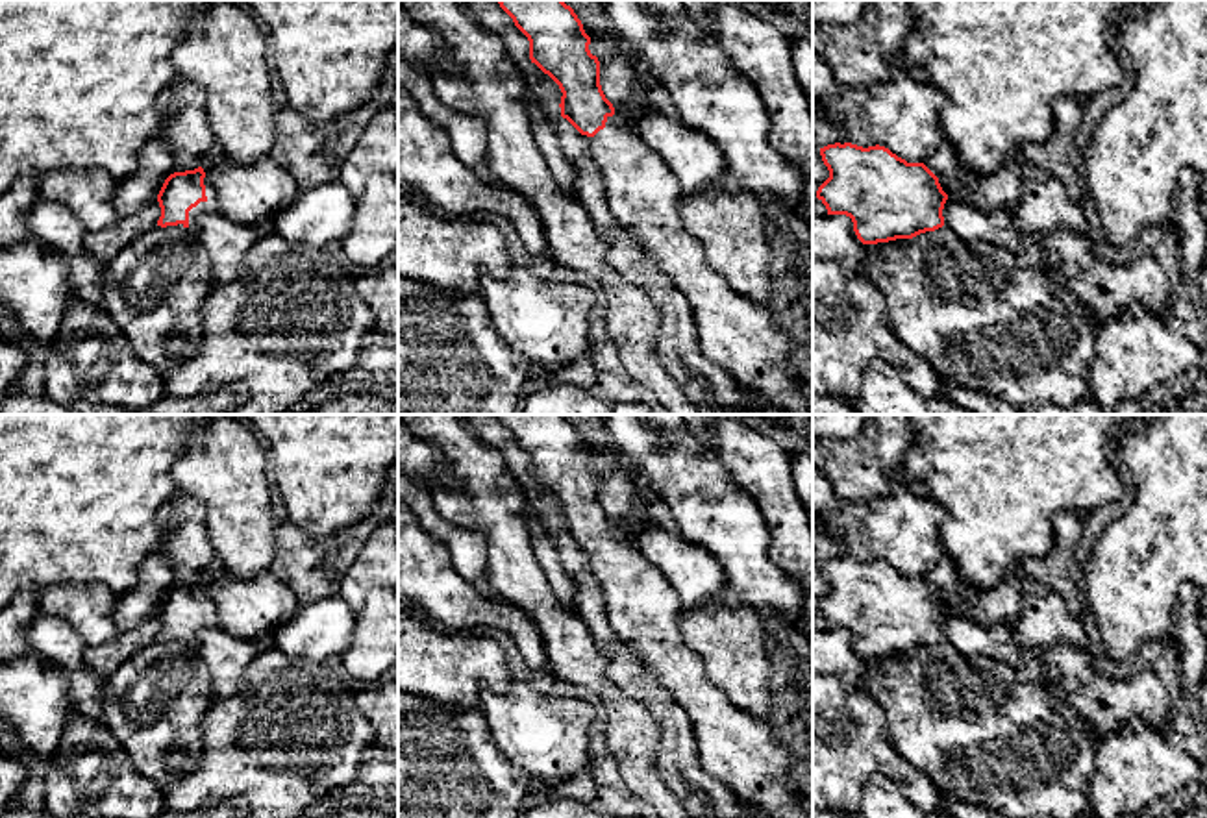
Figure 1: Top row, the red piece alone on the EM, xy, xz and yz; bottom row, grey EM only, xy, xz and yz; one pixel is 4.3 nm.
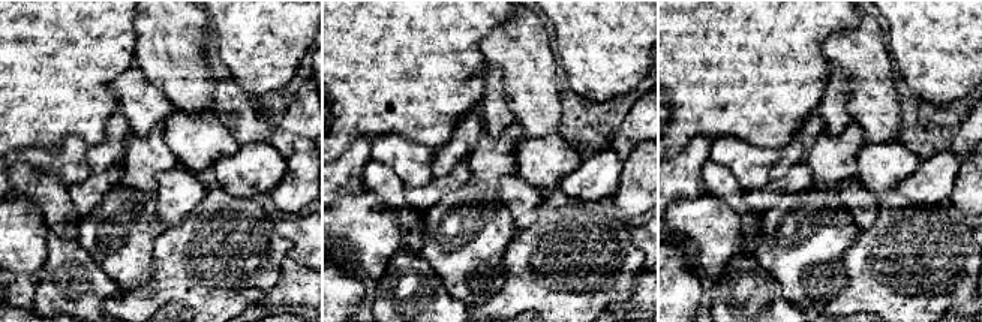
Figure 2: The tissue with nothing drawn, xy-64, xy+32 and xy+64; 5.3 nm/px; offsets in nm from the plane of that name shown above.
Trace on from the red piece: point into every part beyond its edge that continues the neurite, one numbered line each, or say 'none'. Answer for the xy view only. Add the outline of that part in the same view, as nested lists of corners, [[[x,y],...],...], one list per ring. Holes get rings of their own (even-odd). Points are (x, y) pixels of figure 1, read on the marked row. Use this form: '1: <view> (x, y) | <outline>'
1: xy (211, 206) | [[[213,154],[204,165],[204,172],[205,172],[205,178],[204,178],[204,185],[205,185],[205,196],[207,200],[205,202],[200,202],[196,207],[193,207],[189,211],[189,228],[191,231],[194,231],[196,228],[196,222],[202,215],[207,215],[207,213],[217,213],[218,211],[218,200],[217,200],[217,189],[215,185],[211,183],[207,172],[209,168],[218,161],[218,154]]]

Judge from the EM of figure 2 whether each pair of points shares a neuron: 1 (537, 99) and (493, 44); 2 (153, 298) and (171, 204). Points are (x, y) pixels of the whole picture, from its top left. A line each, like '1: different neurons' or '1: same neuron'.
1: same neuron
2: different neurons

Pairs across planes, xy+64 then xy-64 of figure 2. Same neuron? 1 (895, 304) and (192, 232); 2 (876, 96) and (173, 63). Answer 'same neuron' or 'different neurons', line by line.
1: same neuron
2: same neuron

